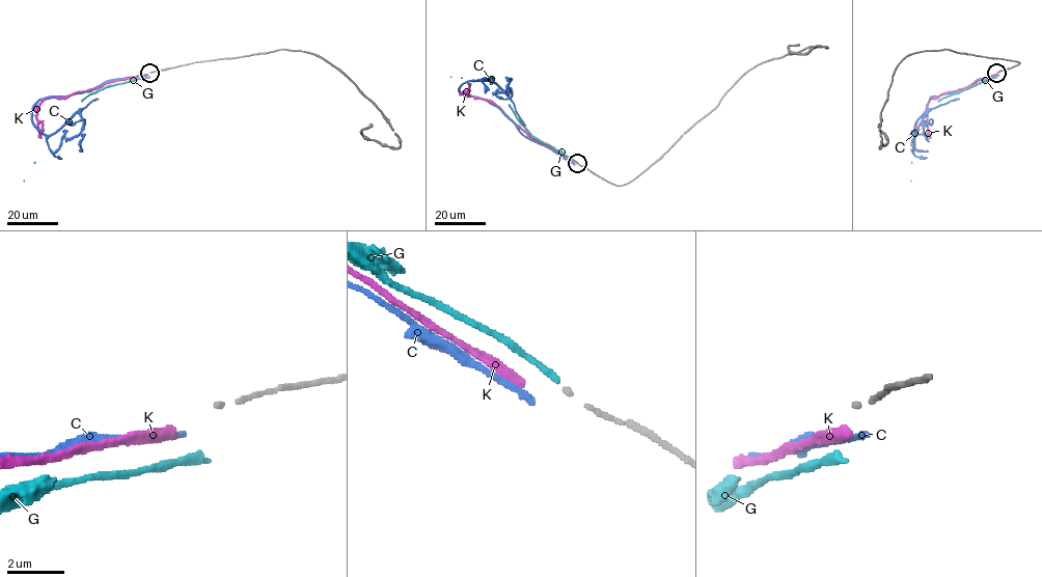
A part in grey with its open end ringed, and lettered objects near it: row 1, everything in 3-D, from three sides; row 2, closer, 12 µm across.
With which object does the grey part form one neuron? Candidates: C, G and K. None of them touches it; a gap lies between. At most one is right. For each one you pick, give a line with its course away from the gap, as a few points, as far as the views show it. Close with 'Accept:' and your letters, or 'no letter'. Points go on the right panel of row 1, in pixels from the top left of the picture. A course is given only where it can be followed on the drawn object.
Accept: no letter

